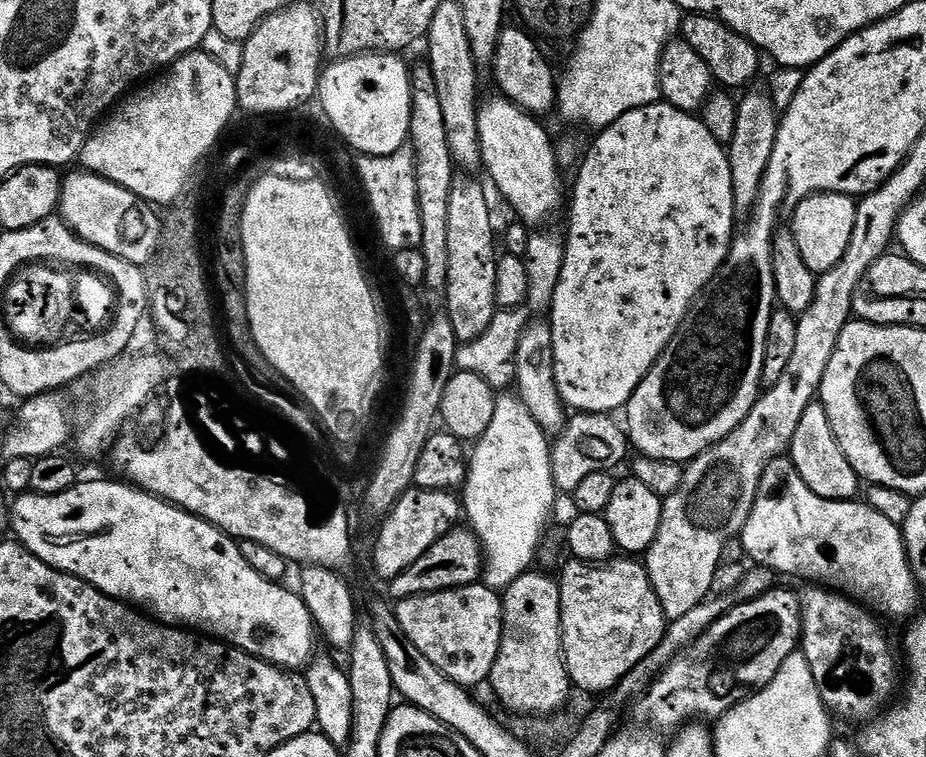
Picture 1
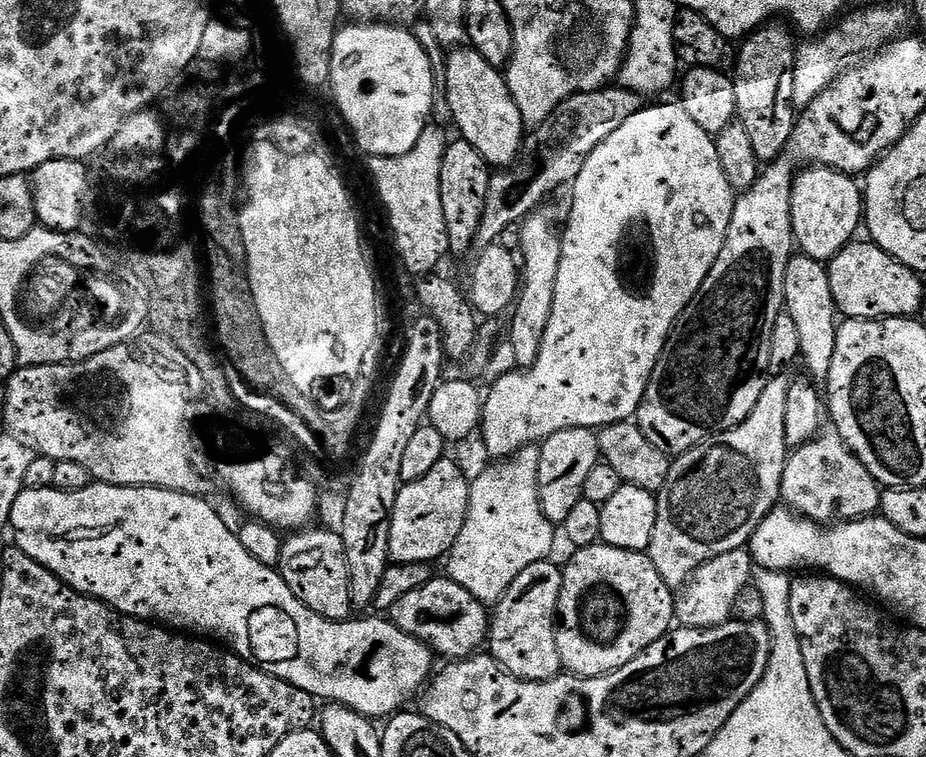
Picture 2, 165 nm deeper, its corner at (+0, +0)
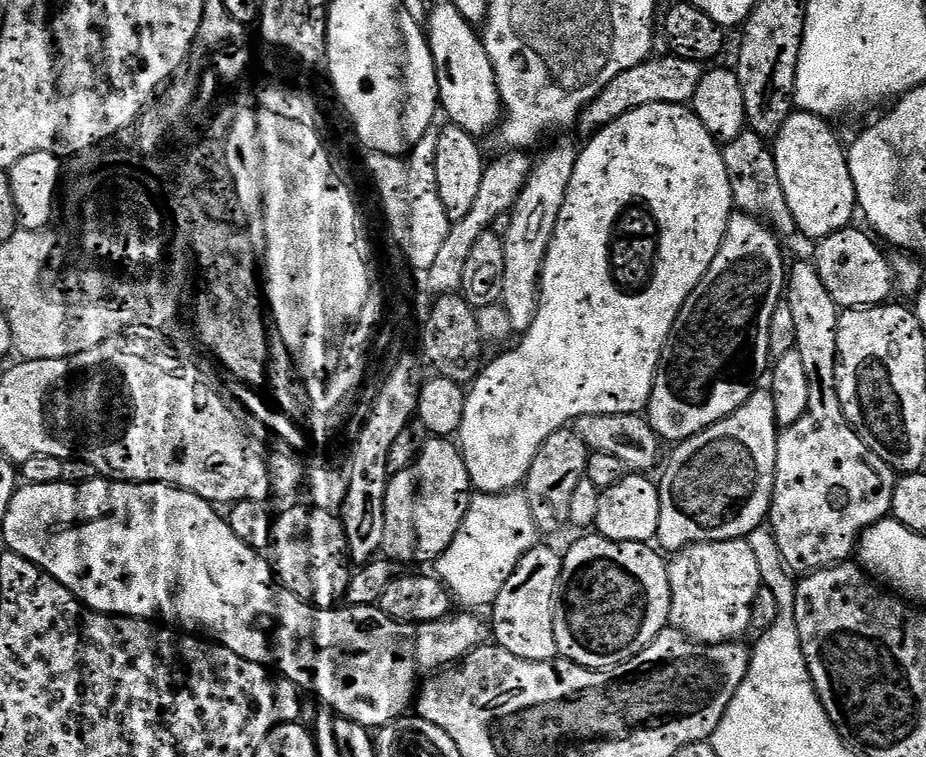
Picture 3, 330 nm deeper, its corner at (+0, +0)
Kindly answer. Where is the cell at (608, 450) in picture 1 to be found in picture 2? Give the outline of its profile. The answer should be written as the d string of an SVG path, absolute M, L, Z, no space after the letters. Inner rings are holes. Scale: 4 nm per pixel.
M571 428L553 436L547 436L539 445L538 482L540 505L546 518L554 526L563 526L566 514L578 506L584 495L586 478L596 464L601 463L600 437L590 428Z

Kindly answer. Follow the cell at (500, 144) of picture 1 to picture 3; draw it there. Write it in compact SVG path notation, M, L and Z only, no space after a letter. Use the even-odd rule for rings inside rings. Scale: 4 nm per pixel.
M444 2L444 4L431 5L426 35L436 67L440 91L439 107L443 115L445 112L451 123L458 125L472 136L484 138L491 128L493 131L501 115L502 105L494 66L484 49L481 33L470 22L466 22L462 14L458 14L458 6Z

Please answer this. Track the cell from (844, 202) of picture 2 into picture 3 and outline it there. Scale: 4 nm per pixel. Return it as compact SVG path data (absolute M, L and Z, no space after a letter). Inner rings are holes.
M793 111L774 137L774 151L778 166L778 182L782 182L782 194L786 194L786 206L794 218L799 234L809 236L812 242L825 240L830 234L849 227L852 215L857 215L856 191L850 174L845 145L840 145L829 121L812 112Z

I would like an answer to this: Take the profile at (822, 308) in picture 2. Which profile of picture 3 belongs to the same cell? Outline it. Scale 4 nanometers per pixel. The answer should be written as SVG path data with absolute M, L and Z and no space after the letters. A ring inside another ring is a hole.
M800 260L793 268L791 265L787 269L786 299L791 312L794 314L794 330L796 331L795 348L802 354L802 367L806 369L807 401L806 412L802 414L802 418L798 418L798 422L794 422L789 428L783 429L776 438L776 477L774 478L772 505L768 511L767 523L770 525L774 538L778 542L778 550L784 559L785 568L793 574L807 574L816 571L818 568L830 568L833 564L845 563L851 557L848 555L851 552L853 555L857 551L860 535L870 526L874 526L879 520L885 519L891 513L892 499L894 498L898 476L891 466L886 462L882 462L882 458L878 458L878 454L874 454L874 450L870 450L866 446L866 442L862 442L862 438L852 429L852 424L846 418L846 414L840 405L838 390L836 389L836 321L838 319L838 309L834 298L830 298L830 290L826 290L826 286L818 274L815 263L808 261L807 264L806 261Z

